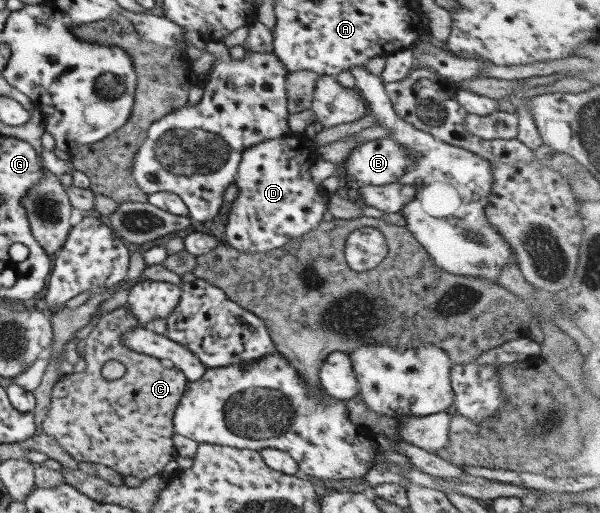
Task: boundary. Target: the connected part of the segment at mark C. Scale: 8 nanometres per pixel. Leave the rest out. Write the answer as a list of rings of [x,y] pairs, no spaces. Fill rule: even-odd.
[[[127,305],[101,315],[96,326],[85,338],[86,349],[82,358],[85,369],[70,374],[54,385],[41,432],[53,436],[76,462],[104,464],[122,476],[135,476],[146,480],[164,472],[165,466],[176,458],[176,450],[172,445],[172,437],[175,434],[172,429],[173,418],[176,407],[188,389],[188,380],[179,368],[166,367],[162,360],[136,353],[123,345],[123,334],[136,327],[142,327],[142,324]],[[110,360],[117,360],[125,366],[126,373],[120,379],[108,381],[102,377],[100,370]]]

